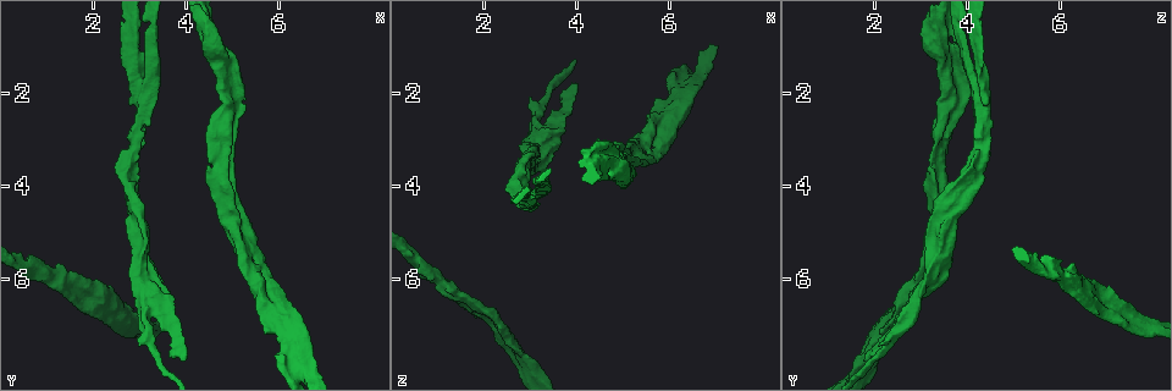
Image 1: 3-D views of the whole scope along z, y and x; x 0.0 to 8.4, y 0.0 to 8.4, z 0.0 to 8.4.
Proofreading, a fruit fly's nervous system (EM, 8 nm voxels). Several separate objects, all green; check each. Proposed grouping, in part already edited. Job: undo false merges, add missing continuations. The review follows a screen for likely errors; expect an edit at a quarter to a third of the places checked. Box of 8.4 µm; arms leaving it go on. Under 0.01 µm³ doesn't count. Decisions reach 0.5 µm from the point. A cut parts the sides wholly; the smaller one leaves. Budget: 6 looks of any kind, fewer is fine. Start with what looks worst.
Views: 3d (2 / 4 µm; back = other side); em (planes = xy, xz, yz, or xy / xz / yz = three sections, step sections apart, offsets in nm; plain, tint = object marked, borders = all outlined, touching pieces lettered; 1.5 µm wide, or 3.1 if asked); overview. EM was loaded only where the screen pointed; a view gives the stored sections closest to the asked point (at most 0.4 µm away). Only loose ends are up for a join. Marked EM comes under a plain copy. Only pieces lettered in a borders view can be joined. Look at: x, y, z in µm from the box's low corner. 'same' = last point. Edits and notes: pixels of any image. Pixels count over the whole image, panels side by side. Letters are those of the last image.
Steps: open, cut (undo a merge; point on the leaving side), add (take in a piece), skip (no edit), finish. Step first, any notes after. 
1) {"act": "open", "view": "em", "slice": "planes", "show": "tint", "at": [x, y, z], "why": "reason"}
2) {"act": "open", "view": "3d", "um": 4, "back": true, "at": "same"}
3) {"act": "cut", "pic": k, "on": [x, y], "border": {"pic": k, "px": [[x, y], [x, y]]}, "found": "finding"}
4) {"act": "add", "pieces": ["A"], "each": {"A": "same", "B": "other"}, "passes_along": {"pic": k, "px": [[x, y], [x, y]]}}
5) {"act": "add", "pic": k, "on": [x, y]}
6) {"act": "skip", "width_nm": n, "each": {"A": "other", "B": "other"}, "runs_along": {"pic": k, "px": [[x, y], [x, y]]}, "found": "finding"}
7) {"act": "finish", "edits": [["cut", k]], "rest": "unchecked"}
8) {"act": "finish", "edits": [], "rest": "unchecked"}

{"act": "open", "view": "3d", "um": 4, "at": [4.65, 1.05, 3.45], "why": "calibre changes"}

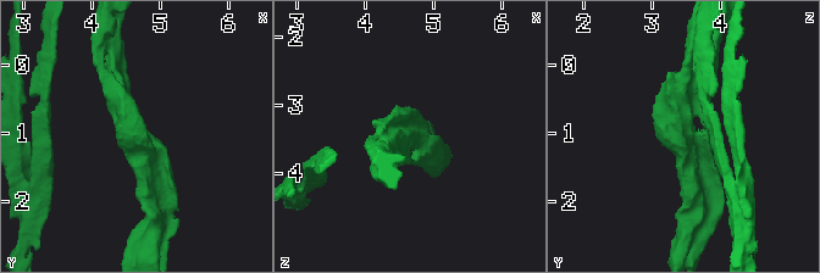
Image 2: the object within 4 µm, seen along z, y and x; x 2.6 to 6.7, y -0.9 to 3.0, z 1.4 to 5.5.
{"act": "open", "view": "em", "slice": "xy", "step": 4, "show": "tint", "at": [4.60, 1.05, 3.40]}

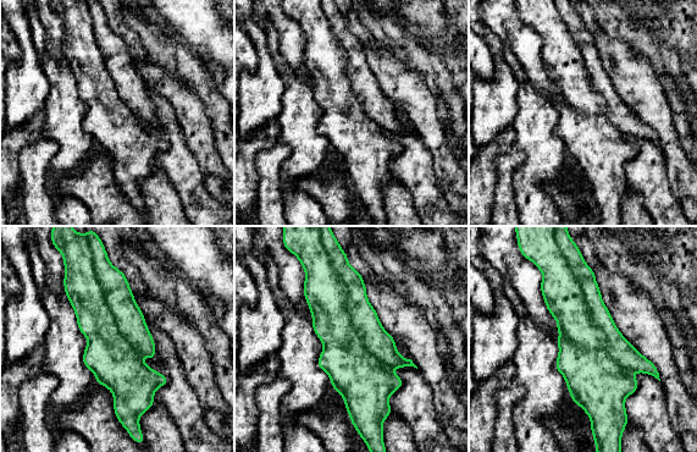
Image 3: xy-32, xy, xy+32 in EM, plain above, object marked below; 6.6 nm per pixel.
{"act": "open", "view": "em", "slice": "planes", "show": "borders", "at": "same", "why": "another direction"}

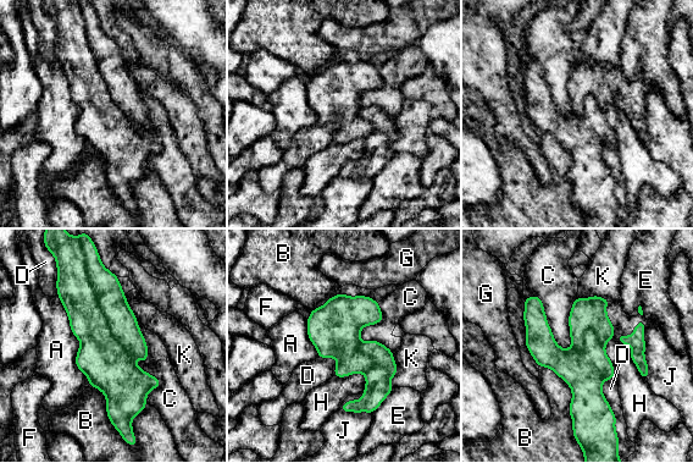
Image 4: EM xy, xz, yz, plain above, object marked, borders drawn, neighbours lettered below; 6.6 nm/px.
{"act": "cut", "pic": 4, "on": [123, 324], "width_nm": 300, "each": {"A": "other", "B": "other", "C": "other", "D": "other", "E": "other", "F": "other", "G": "other", "H": "other", "J": "other", "K": "other"}, "part_leaving": {"pic": 4, "px": [[93, 275], [111, 293], [144, 358]]}, "found": "two neurons meet here"}

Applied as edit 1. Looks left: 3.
{"act": "open", "view": "3d", "um": 2, "at": [1.35, 6.05, 6.25], "why": "branch point"}

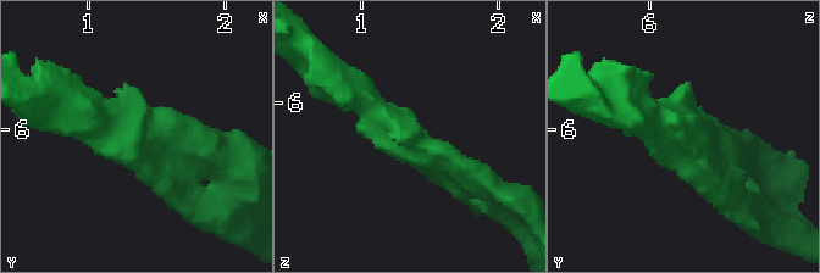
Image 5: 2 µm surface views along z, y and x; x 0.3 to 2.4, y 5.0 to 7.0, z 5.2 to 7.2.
{"act": "open", "view": "em", "slice": "planes", "show": "borders", "at": [1.32, 6.04, 6.28], "arms": 3, "arm_widths_nm": [180, 240, 280], "why": "need the tissue"}

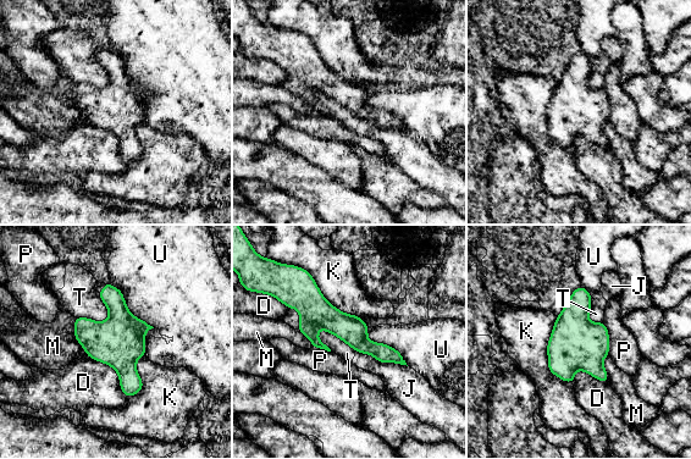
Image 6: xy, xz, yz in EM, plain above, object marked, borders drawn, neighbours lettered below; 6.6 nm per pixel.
{"act": "skip", "each": {"D": "other", "J": "other", "K": "other", "M": "other", "P": "other", "T": "other", "U": "other"}, "found": "all the same neuron"}

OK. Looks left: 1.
{"act": "finish", "edits": [["cut", 4]], "rest": "unchecked"}

